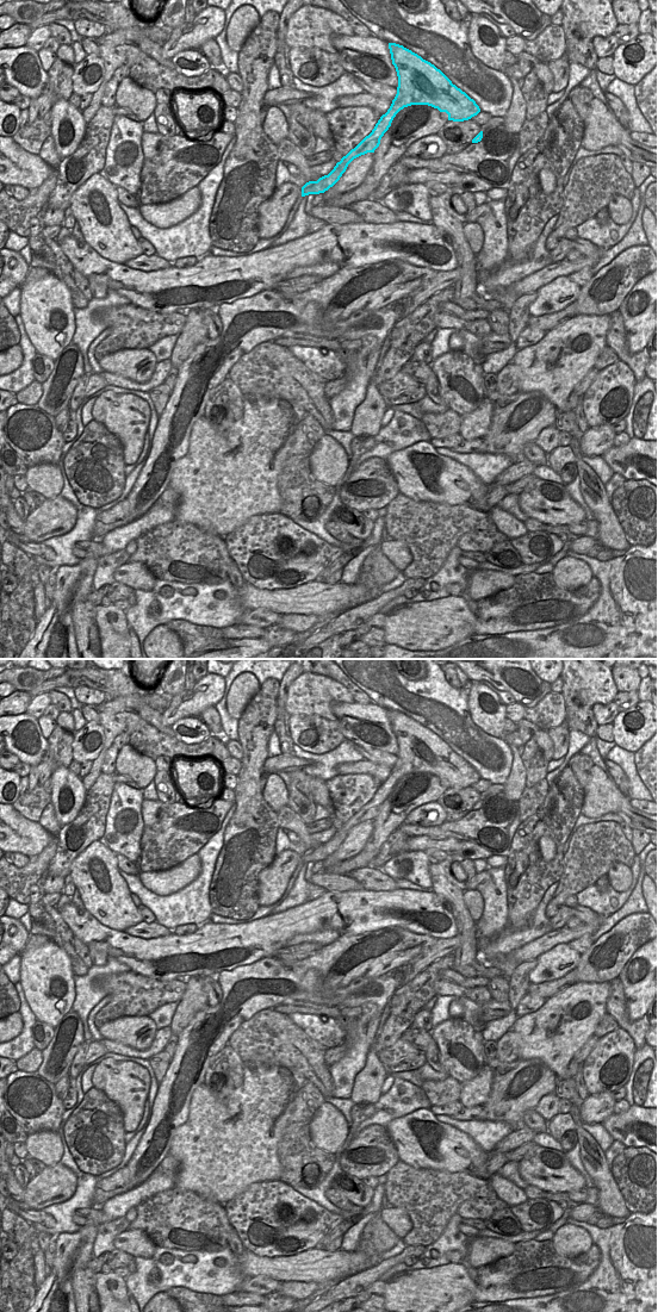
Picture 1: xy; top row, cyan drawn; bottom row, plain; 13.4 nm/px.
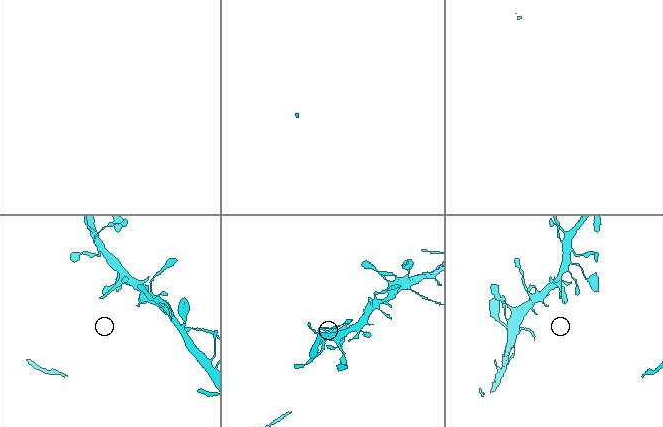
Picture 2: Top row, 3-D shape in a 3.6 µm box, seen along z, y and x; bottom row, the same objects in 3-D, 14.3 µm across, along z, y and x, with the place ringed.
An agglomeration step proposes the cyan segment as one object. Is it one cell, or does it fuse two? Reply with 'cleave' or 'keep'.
keep

